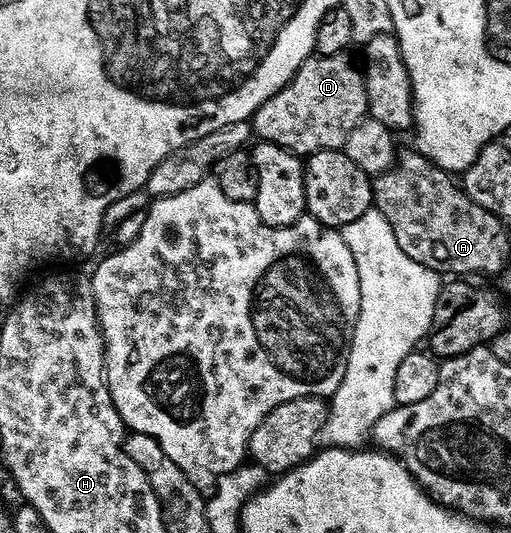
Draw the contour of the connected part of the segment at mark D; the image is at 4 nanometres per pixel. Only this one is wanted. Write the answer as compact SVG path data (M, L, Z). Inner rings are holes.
M348 54L308 57L297 70L296 77L278 94L274 94L252 115L253 133L261 141L277 144L301 158L313 156L318 150L343 149L350 130L368 111L366 86L361 65Z

